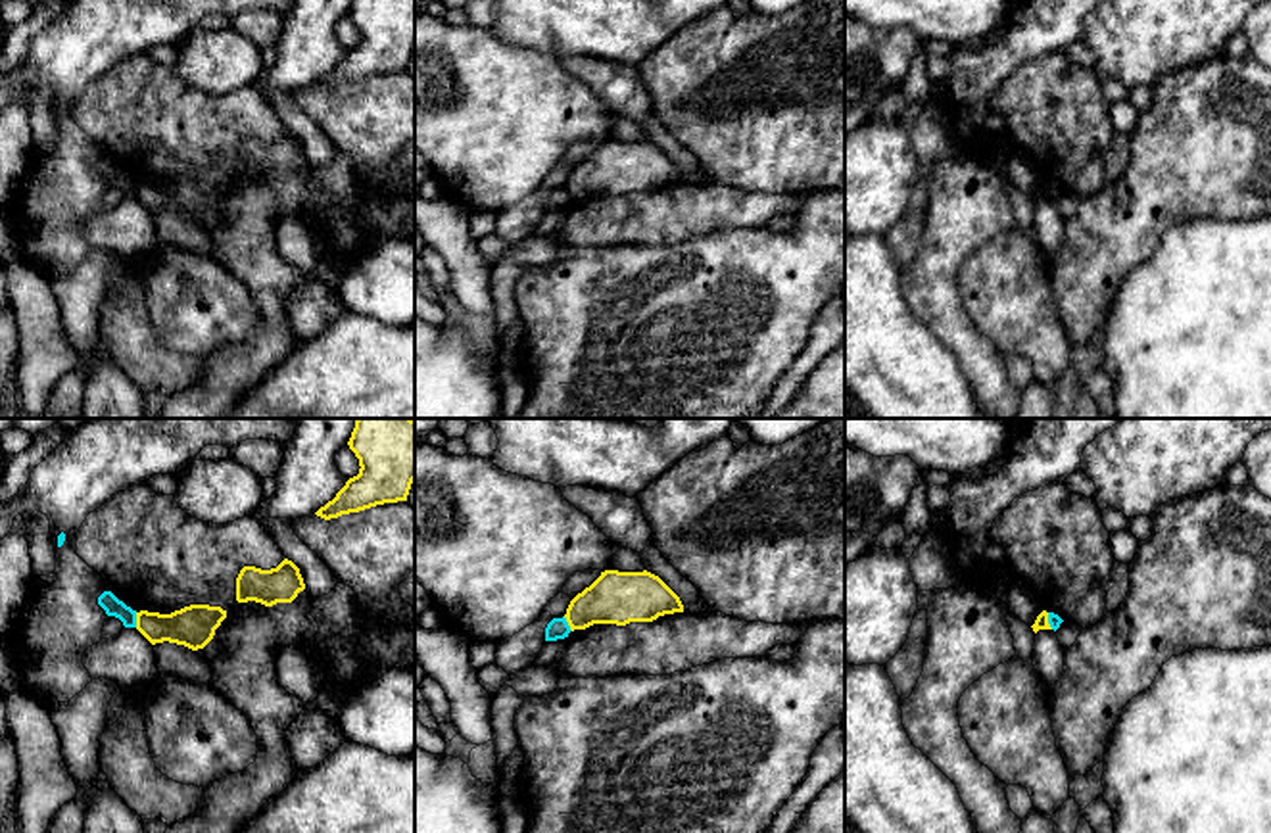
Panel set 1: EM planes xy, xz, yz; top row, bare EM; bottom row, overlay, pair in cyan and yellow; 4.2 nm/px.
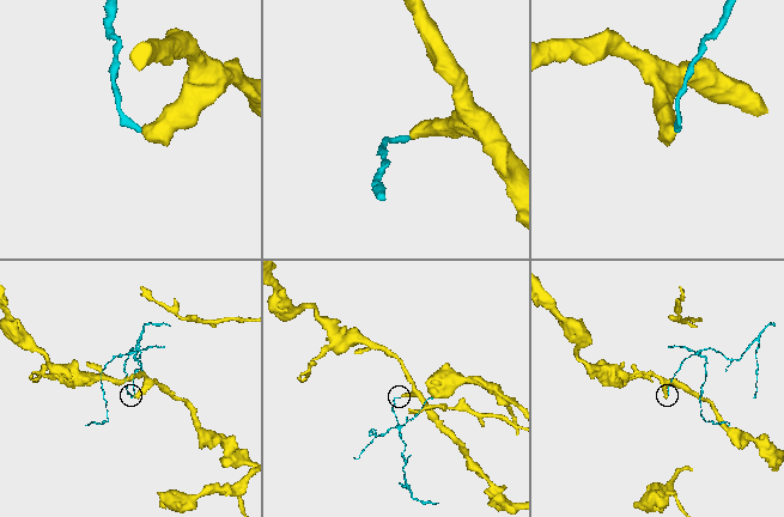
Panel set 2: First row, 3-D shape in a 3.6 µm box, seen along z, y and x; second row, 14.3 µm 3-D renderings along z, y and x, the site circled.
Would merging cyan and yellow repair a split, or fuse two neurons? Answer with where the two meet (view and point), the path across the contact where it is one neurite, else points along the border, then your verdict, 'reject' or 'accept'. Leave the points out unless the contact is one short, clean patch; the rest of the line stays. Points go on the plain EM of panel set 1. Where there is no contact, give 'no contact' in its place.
contact xy (135, 190); border xy (135, 183), (137, 196); reject

